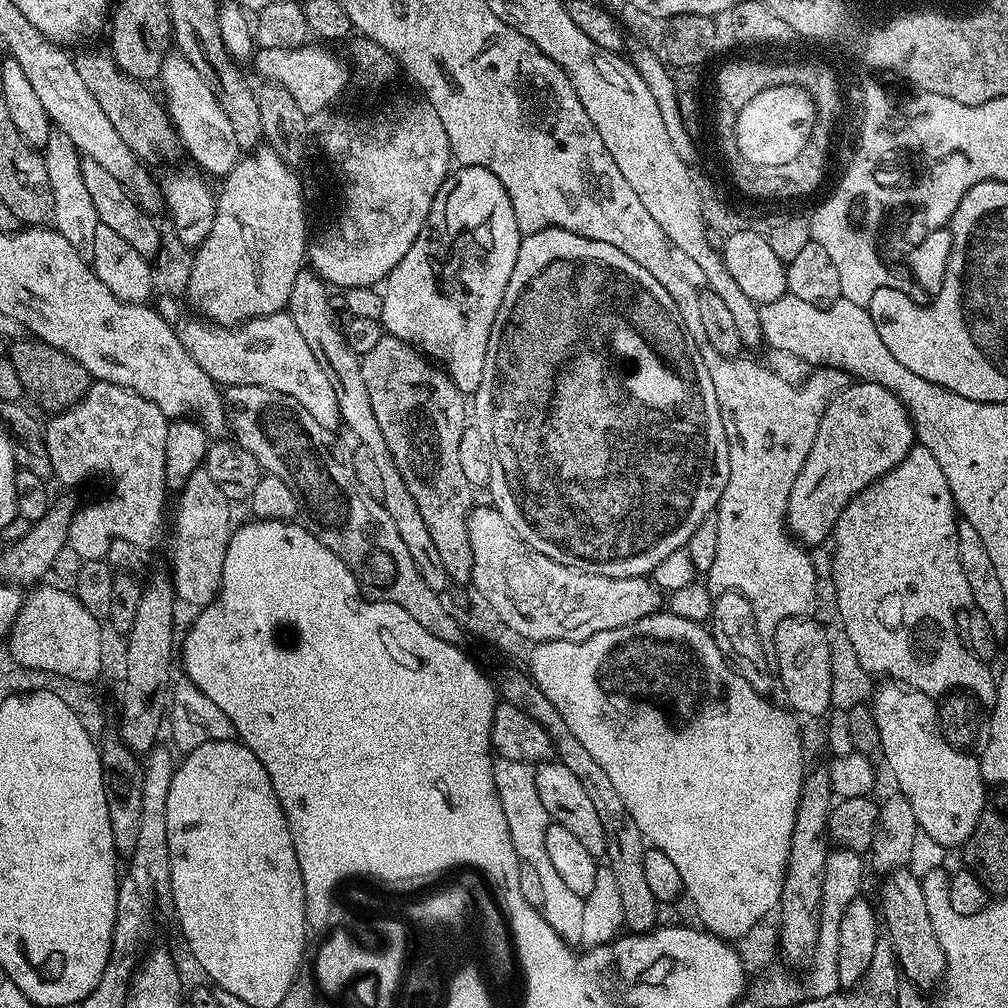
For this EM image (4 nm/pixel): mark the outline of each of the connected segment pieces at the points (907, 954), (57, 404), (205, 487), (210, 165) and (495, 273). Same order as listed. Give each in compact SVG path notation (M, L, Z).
M901 870L887 873L881 880L884 881L880 884L878 912L882 917L882 924L892 945L892 951L896 953L896 962L903 979L920 990L928 990L924 988L932 988L935 984L937 987L944 978L946 958L930 926L928 894L921 877L910 871Z
M20 338L11 346L13 348L6 352L6 358L17 371L25 393L28 396L32 395L33 402L38 407L45 408L48 414L64 412L67 408L75 406L88 393L89 386L94 383L92 377L88 375L86 366L74 362L70 354L54 346L43 344L35 338Z
M204 470L196 471L179 489L178 496L176 525L172 528L170 577L175 588L175 599L181 605L193 604L193 609L199 610L211 604L220 592L222 562L226 562L226 550L234 531L233 507Z
M168 54L164 57L164 64L160 67L158 83L164 87L162 100L172 127L176 129L179 143L184 144L188 156L197 164L195 167L209 177L223 178L230 174L230 170L240 159L242 150L234 139L234 130L230 126L230 118L222 114L222 106L218 106L218 98L214 98L214 90L206 86L206 78L186 62L186 58L179 54Z
M460 166L449 171L434 198L434 206L430 206L427 222L422 226L418 238L414 238L414 246L406 250L406 258L402 258L402 262L398 262L398 266L394 266L394 270L388 275L386 281L388 293L385 294L384 301L380 304L380 313L378 313L378 319L385 333L399 340L405 340L413 348L421 349L425 356L438 362L439 367L448 373L460 393L475 394L478 390L478 382L482 382L482 366L486 366L486 346L490 342L490 330L494 326L498 306L502 306L502 298L506 294L506 282L510 282L510 274L514 274L514 262L518 262L521 239L518 222L514 218L514 206L510 206L510 198L502 182L498 182L498 178L494 178L494 174L482 166L469 168Z

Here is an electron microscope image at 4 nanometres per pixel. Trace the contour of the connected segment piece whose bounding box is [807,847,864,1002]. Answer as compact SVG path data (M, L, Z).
M837 847L829 851L822 878L822 898L820 899L820 929L818 942L812 952L808 972L809 997L824 1001L826 997L841 991L838 982L838 926L842 926L842 914L846 914L846 906L861 895L860 887L864 884L864 864L861 853L852 852L848 848Z

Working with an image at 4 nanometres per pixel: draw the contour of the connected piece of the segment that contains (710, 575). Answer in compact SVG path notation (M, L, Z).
M743 360L708 365L728 439L730 478L714 513L718 522L718 554L714 566L710 566L706 574L706 583L717 593L741 592L748 599L750 606L754 606L754 622L758 626L762 650L766 650L768 660L775 661L772 639L774 630L778 630L778 622L791 616L815 613L816 608L816 568L808 557L809 549L792 539L784 523L790 486L794 486L794 478L798 478L798 470L802 470L810 446L814 446L814 434L818 434L818 422L822 422L826 406L840 389L848 387L850 376L843 368L820 366L813 371L816 373L805 382L804 388L795 388L778 373L767 372L752 360Z

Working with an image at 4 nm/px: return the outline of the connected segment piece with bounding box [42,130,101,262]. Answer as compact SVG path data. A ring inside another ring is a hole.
M54 130L48 135L48 141L43 146L42 155L46 166L46 175L50 177L50 190L54 190L54 218L52 224L55 231L60 232L62 238L66 238L66 242L70 242L70 246L74 246L74 250L78 250L78 254L83 260L90 262L94 258L94 232L101 222L98 218L98 210L94 210L94 202L90 199L90 194L86 191L86 186L82 182L80 151L74 146L74 142L70 142L70 138L66 138L64 132Z

